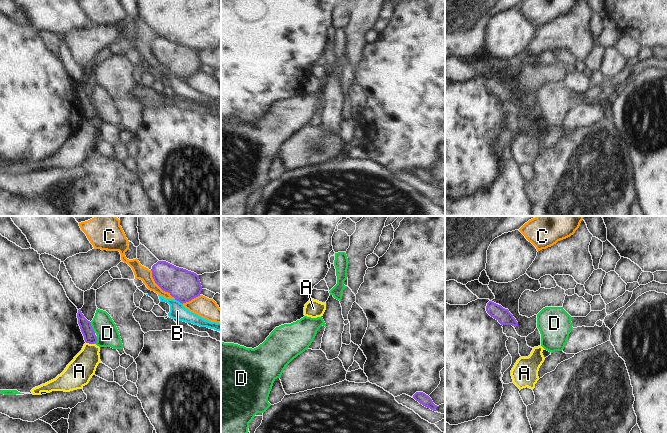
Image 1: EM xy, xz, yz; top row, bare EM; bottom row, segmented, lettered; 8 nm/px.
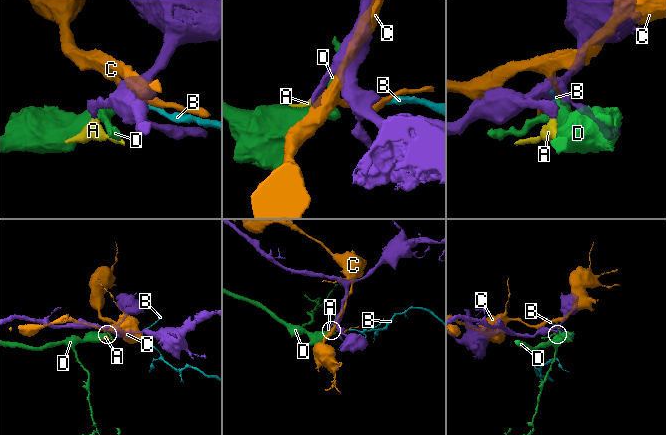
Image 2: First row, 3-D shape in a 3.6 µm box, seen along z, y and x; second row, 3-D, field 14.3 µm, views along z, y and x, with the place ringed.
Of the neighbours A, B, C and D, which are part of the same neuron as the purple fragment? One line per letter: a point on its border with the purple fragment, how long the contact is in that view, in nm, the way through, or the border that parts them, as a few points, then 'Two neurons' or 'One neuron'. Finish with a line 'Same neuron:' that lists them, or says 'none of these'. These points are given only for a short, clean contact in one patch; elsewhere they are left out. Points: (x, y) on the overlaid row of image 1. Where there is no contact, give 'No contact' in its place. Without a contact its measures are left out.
A: Touches purple at xy (90, 343). Shared border 70 nm. Boundary: xy (86, 342), (93, 344). Two neurons
B: Touches purple at xy (179, 301). Shared border 80 nm. Boundary: xy (175, 299), (182, 304). Two neurons
C: Touches purple at xy (159, 286). Shared border 320 nm. Two neurons
D: Touches purple at xy (91, 327). Shared border 100 nm. Boundary: xy (90, 322), (91, 328), (95, 332). Two neurons
Same neuron: none of these

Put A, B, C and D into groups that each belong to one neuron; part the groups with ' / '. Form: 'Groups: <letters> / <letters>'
Groups: A / B / C / D

